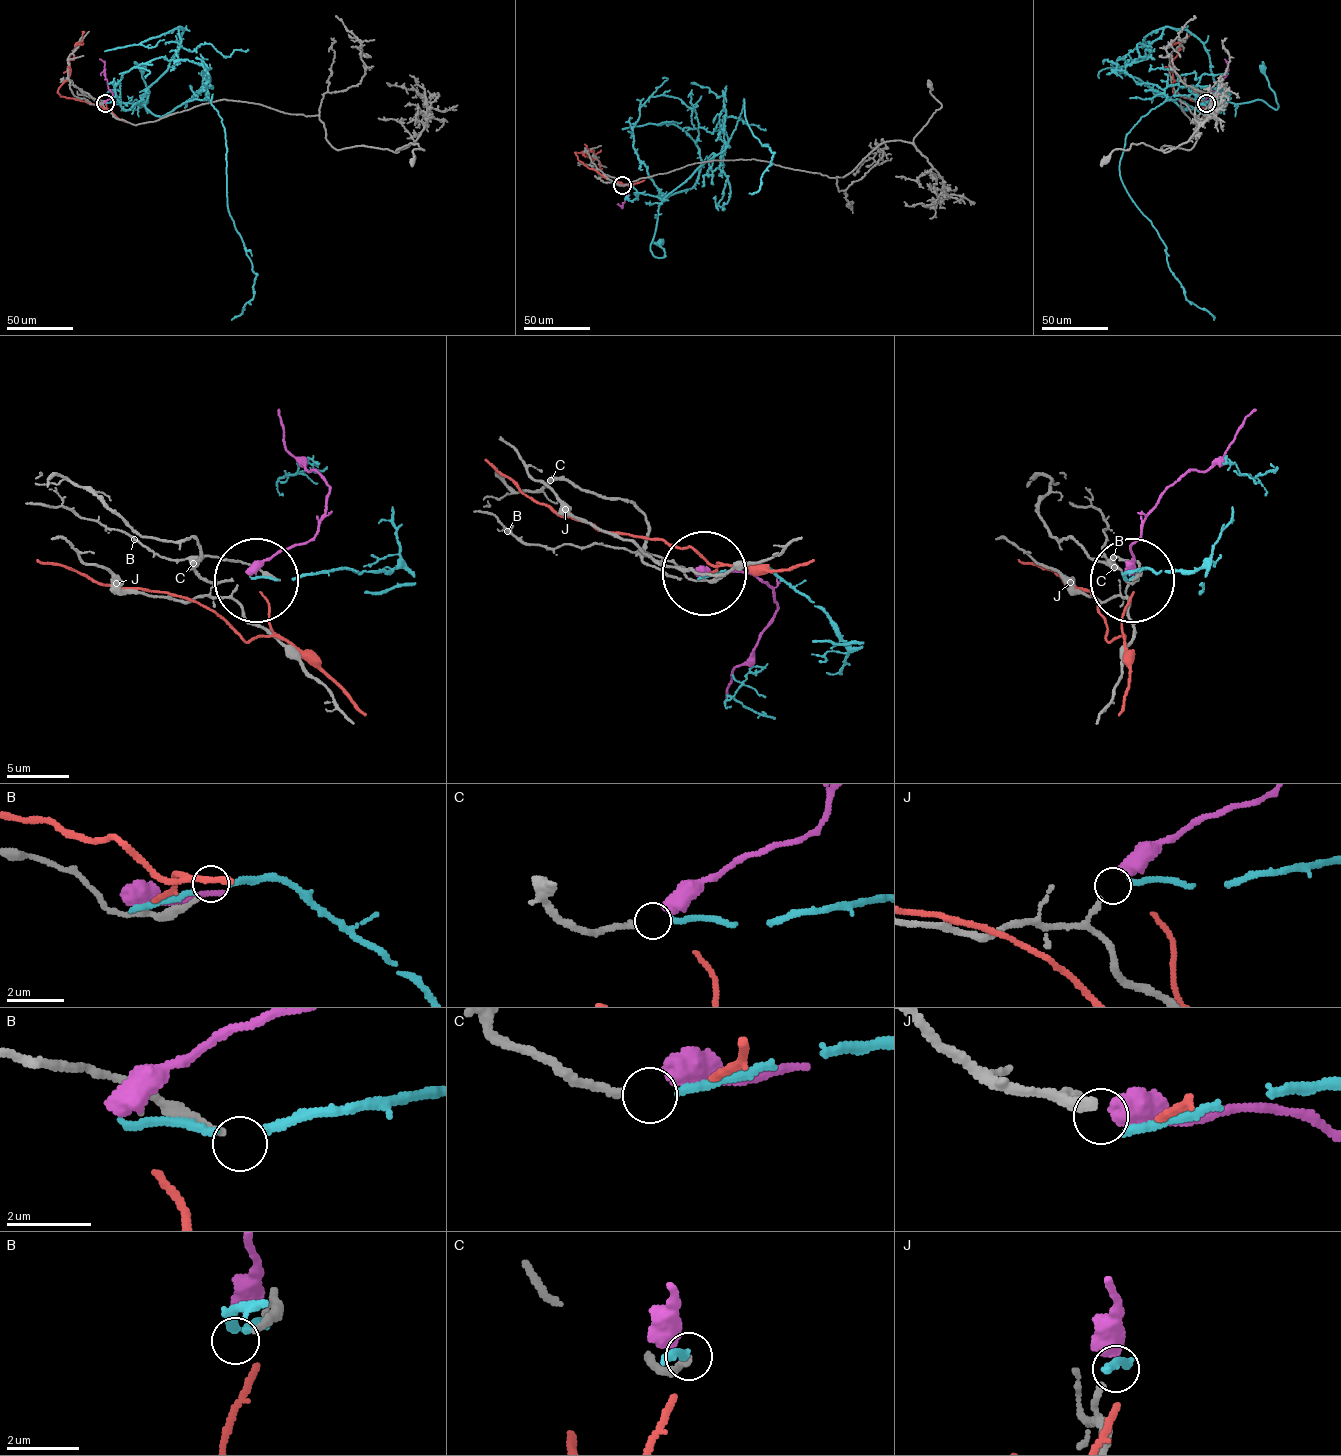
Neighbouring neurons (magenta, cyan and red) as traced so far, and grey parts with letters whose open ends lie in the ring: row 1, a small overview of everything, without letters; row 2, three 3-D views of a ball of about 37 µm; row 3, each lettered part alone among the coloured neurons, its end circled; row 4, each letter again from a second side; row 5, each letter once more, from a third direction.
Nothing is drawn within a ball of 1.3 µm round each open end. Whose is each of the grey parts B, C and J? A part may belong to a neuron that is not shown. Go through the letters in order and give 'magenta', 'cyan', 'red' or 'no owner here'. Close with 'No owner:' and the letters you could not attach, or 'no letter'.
B: no owner here
C: cyan
J: magenta
No owner: B

